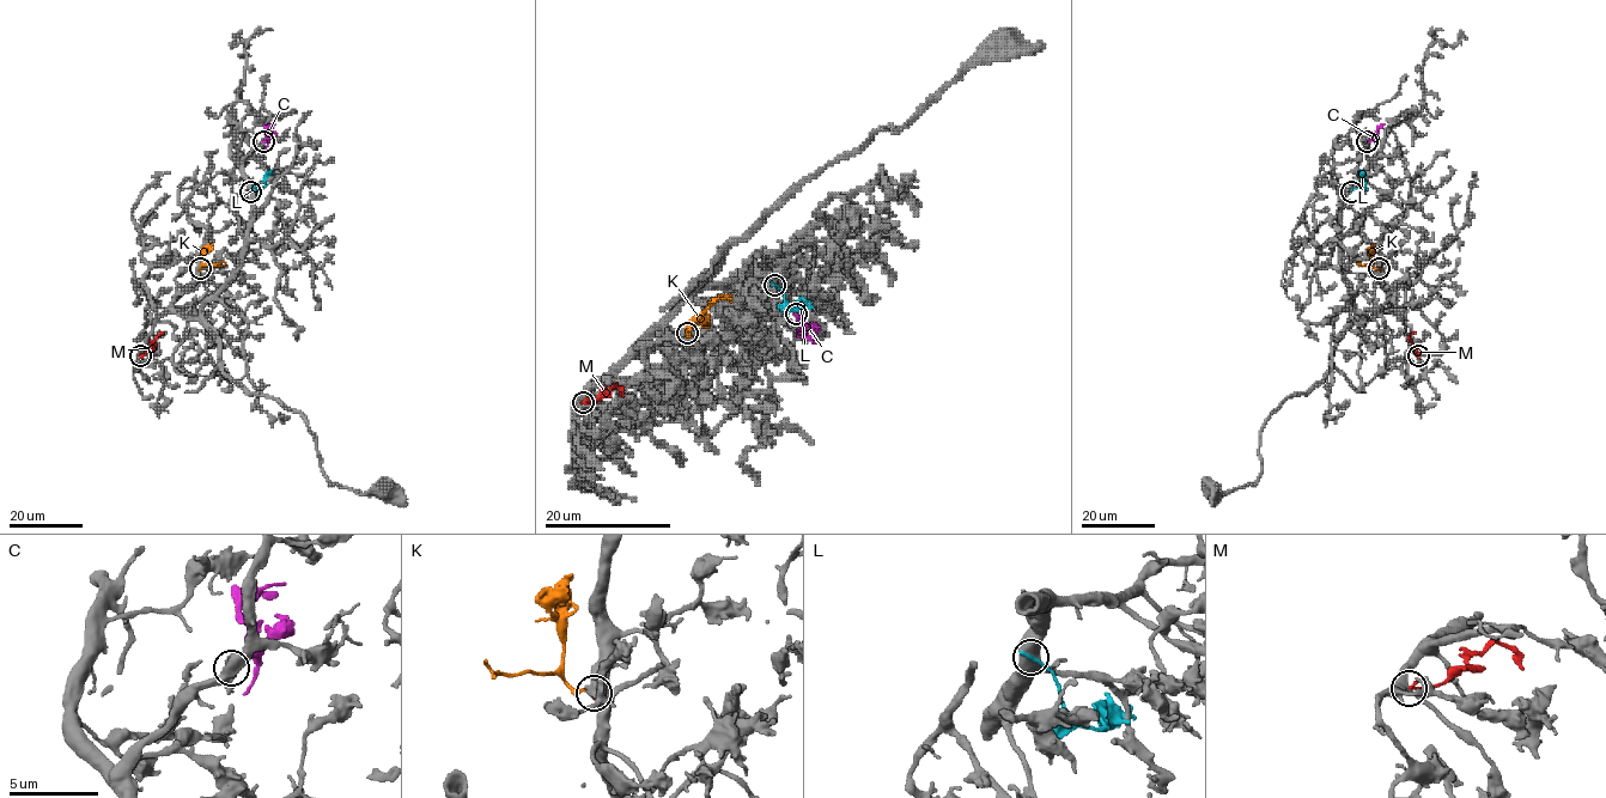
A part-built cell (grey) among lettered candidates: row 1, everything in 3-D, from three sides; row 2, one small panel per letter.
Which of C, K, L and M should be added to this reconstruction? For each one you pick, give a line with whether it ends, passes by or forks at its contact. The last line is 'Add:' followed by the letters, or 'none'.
C: it ends
Add: C

